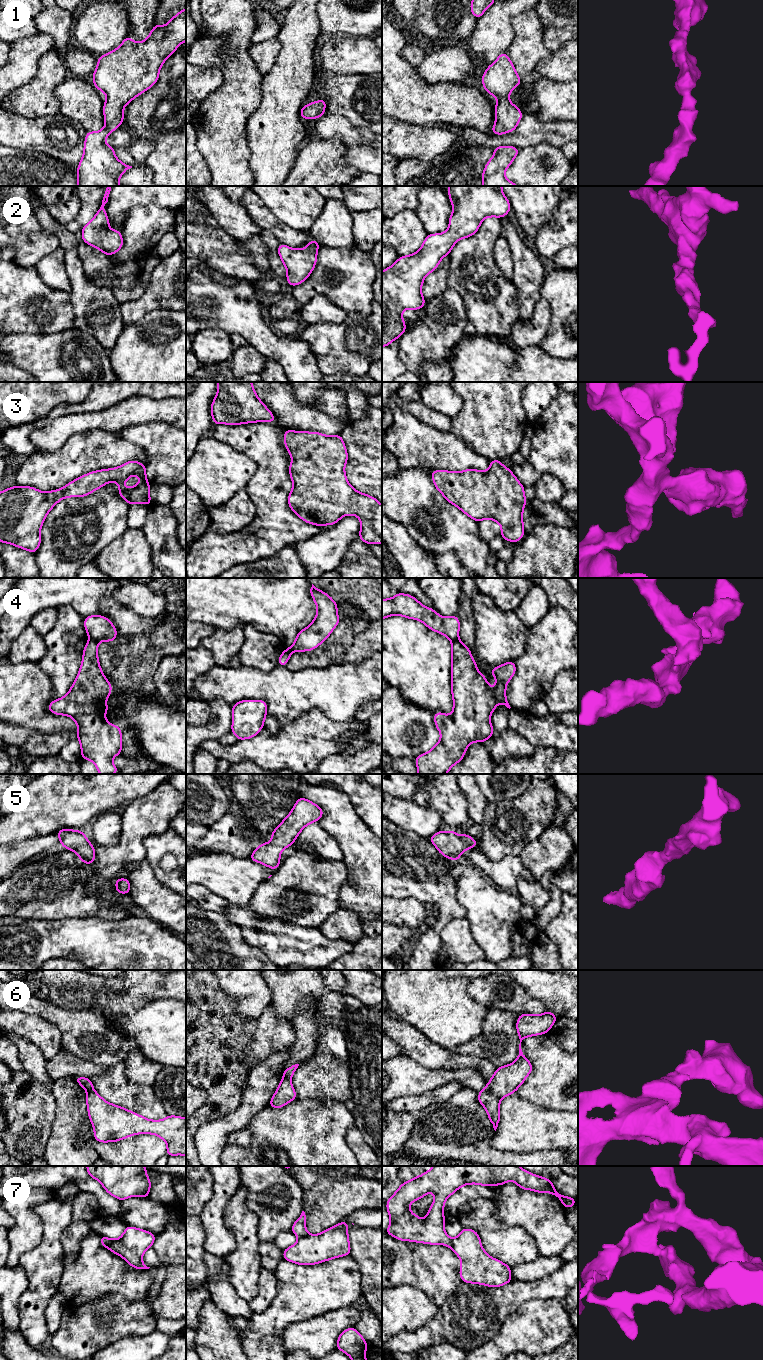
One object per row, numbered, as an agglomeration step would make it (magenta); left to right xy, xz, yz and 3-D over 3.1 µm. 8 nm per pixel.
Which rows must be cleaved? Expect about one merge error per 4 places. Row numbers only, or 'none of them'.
4, 6, 7

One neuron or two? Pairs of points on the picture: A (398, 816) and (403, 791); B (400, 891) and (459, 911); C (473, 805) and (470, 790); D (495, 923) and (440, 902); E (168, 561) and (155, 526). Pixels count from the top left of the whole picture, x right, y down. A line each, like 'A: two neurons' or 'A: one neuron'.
A: two neurons
B: one neuron
C: one neuron
D: two neurons
E: one neuron

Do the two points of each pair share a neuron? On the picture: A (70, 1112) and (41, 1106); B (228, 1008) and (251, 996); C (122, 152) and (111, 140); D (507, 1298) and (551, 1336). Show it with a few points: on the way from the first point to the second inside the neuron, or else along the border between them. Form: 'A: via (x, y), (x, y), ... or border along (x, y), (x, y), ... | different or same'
A: border along (50, 1089), (55, 1101), (55, 1116), (51, 1132) | different
B: border along (221, 987), (235, 999), (240, 1016), (256, 1018) | different
C: border along (134, 140), (126, 146), (118, 146), (116, 148) | different
D: border along (541, 1299), (525, 1301), (502, 1324) | different

